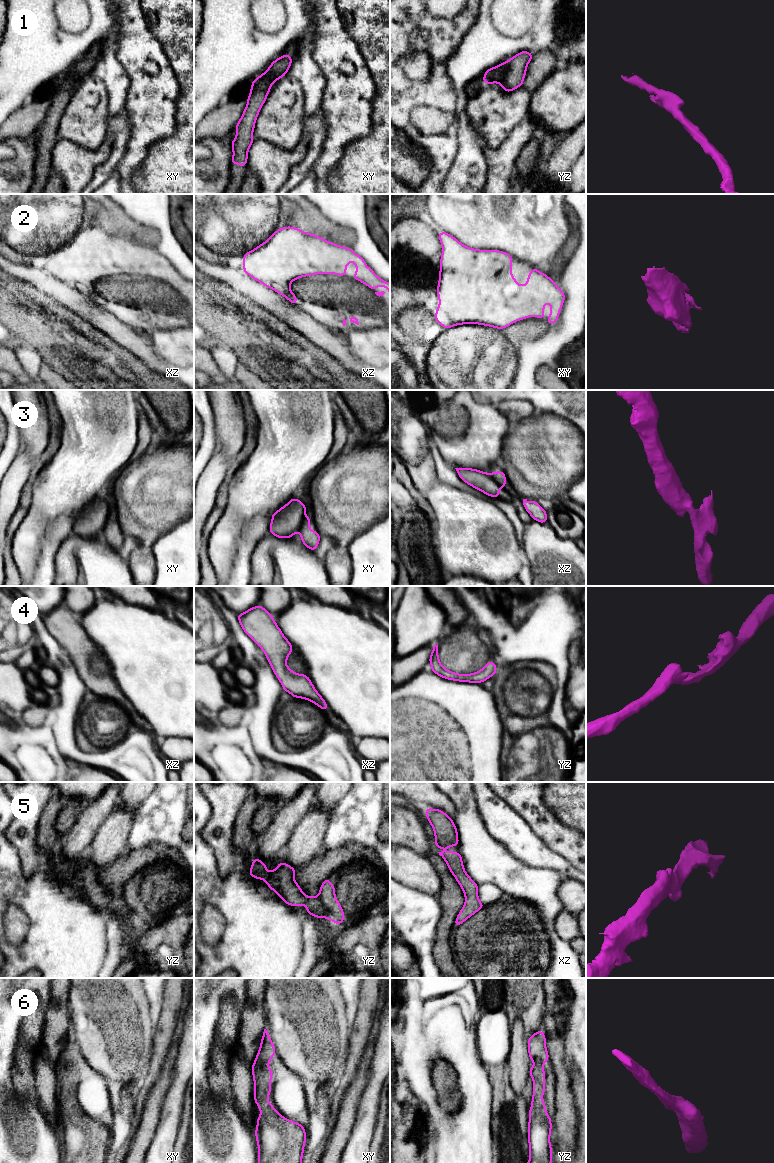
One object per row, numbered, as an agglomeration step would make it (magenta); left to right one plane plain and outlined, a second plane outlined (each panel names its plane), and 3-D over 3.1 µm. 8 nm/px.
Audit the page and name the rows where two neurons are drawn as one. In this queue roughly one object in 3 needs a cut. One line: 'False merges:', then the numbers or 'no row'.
False merges: 1, 3

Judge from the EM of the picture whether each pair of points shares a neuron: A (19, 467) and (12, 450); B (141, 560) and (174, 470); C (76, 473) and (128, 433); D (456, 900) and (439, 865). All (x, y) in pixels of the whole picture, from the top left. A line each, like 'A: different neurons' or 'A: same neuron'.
A: different neurons
B: same neuron
C: same neuron
D: same neuron

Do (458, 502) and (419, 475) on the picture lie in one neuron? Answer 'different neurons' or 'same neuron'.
different neurons

